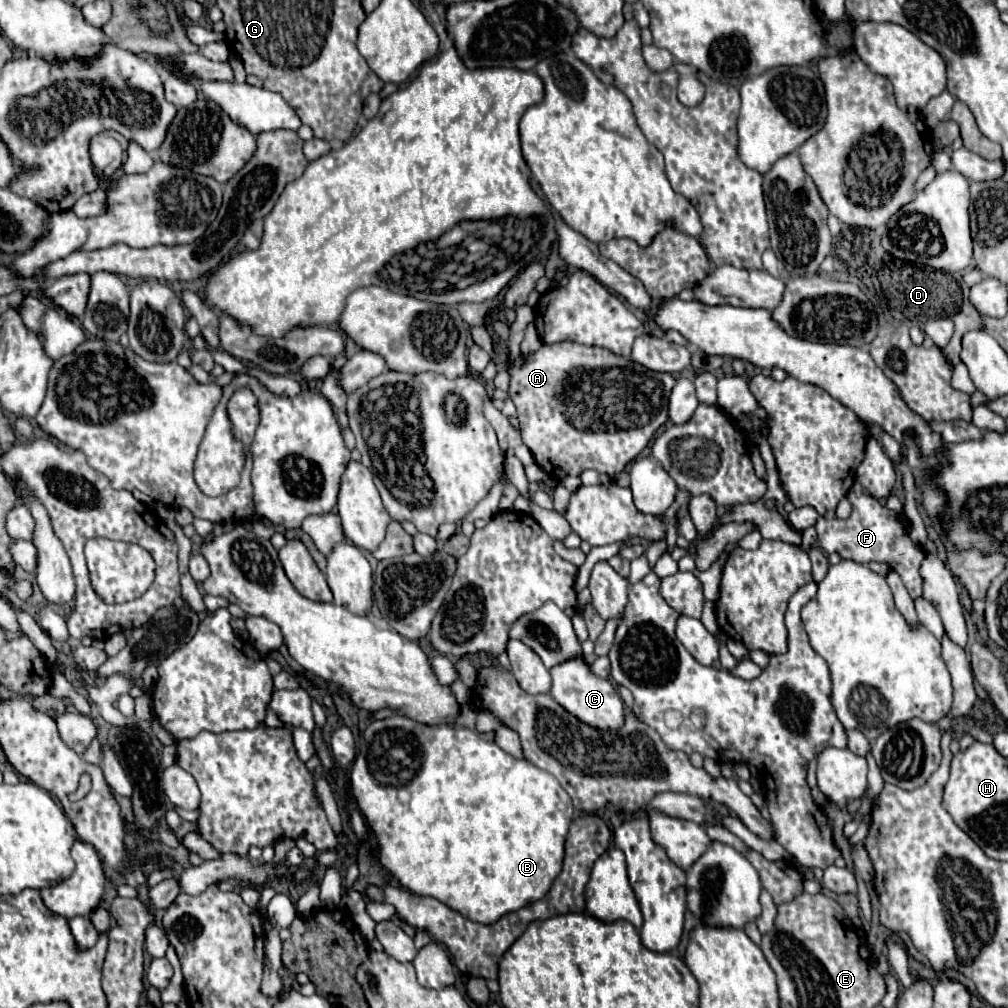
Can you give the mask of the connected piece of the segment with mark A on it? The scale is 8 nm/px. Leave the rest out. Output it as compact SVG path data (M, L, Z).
M570 341L542 345L534 355L518 357L514 361L514 367L510 369L510 377L512 377L510 397L518 409L522 441L532 451L542 471L546 471L556 481L564 479L566 475L580 475L586 469L596 469L606 475L620 473L632 459L638 457L640 451L644 451L644 447L650 443L654 433L668 421L668 397L672 387L676 385L676 379L670 373L648 371L646 367L632 363L626 357L618 357L610 353L608 349L586 347Z

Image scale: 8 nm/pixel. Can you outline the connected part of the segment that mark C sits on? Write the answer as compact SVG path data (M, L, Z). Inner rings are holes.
M576 655L572 659L566 659L564 663L554 665L550 669L550 675L552 675L550 695L580 721L598 729L616 729L620 727L620 723L624 723L624 703L620 699L616 685L610 683L608 679L596 677L582 655Z

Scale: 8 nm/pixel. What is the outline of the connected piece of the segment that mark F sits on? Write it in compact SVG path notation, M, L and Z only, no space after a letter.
M854 483L848 491L848 499L852 503L852 515L848 519L824 519L818 517L814 529L818 533L820 547L826 553L838 553L842 559L852 559L856 563L894 563L898 575L902 577L908 593L912 599L922 595L922 579L918 573L918 567L924 559L924 549L916 547L906 531L906 525L902 523L902 515L898 511L888 509L872 495L864 493L860 483Z

